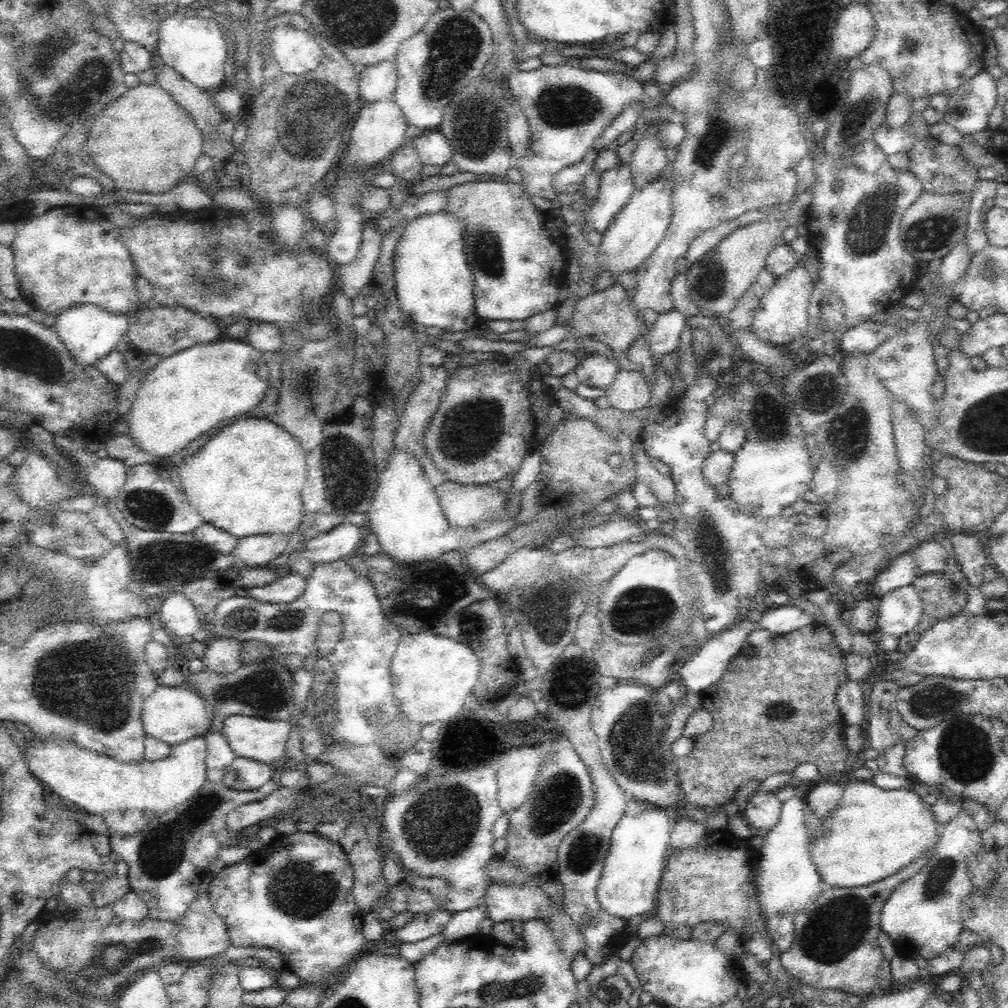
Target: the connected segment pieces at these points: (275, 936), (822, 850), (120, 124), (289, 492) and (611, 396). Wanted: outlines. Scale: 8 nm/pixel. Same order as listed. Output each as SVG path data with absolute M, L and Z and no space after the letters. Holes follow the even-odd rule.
M296 832L292 836L284 836L284 844L268 844L264 852L252 852L244 860L240 860L236 864L225 866L213 880L209 883L209 902L211 908L216 915L222 917L228 926L231 945L234 947L260 947L266 949L274 949L281 952L284 961L284 968L290 972L294 972L300 980L306 980L304 984L320 984L324 980L326 974L334 972L336 968L340 968L343 964L348 963L354 956L360 955L366 945L366 938L363 936L363 921L362 918L366 912L362 911L355 902L351 890L353 887L353 868L351 867L348 855L344 852L342 845L339 842L330 841L325 836L317 832ZM270 856L286 856L286 864L282 864L282 868L276 868L272 872L270 866Z
M868 782L846 784L832 814L820 822L814 834L809 832L810 855L820 878L833 887L863 887L884 880L908 866L912 860L934 848L939 839L941 826L930 808L918 793L910 789L884 790Z
M141 84L130 88L123 96L108 103L95 115L83 153L89 155L90 164L115 182L115 190L157 193L174 188L182 179L196 177L196 160L203 154L202 131L194 119L182 109L173 97L160 86Z
M238 418L230 424L223 425L220 432L217 432L209 442L196 453L186 455L182 460L178 460L174 466L179 472L180 488L185 493L187 502L195 508L200 516L203 518L204 523L210 523L228 533L230 535L243 539L247 536L260 535L260 534L274 534L274 535L290 535L298 531L299 524L302 522L305 510L302 503L302 490L307 477L307 455L308 451L301 448L300 442L291 436L286 430L283 430L275 422L270 420L261 420L260 418Z
M620 368L612 384L605 388L604 397L608 406L634 412L648 406L651 388L642 371Z

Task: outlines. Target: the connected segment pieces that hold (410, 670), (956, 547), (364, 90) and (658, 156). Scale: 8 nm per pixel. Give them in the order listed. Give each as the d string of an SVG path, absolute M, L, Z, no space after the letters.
M418 632L402 636L390 664L392 695L398 709L421 726L448 722L462 712L465 699L472 696L480 672L475 650L442 634Z
M954 533L950 540L953 545L951 553L955 555L956 563L962 568L968 583L980 590L984 582L984 567L991 564L982 548L984 538L977 534Z
M384 61L367 66L359 76L359 94L362 102L394 98L397 88L395 61Z
M654 135L644 136L637 142L637 147L628 162L632 171L632 178L636 189L658 179L664 166L668 164L666 147L658 143Z

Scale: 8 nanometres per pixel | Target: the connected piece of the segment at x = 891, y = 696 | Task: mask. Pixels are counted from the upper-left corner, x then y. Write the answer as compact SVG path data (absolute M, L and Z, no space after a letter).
M890 677L886 680L877 678L870 693L870 704L866 706L864 725L867 731L867 743L879 752L882 752L886 746L894 746L898 740L904 743L914 740L918 732L915 728L905 727L896 704L896 695L902 684L900 682L890 682L890 680L892 680Z

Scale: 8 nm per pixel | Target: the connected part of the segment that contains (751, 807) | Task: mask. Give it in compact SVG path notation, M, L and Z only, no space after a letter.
M754 791L746 806L741 809L740 814L755 832L764 828L771 829L780 818L783 803L774 793L775 791Z

